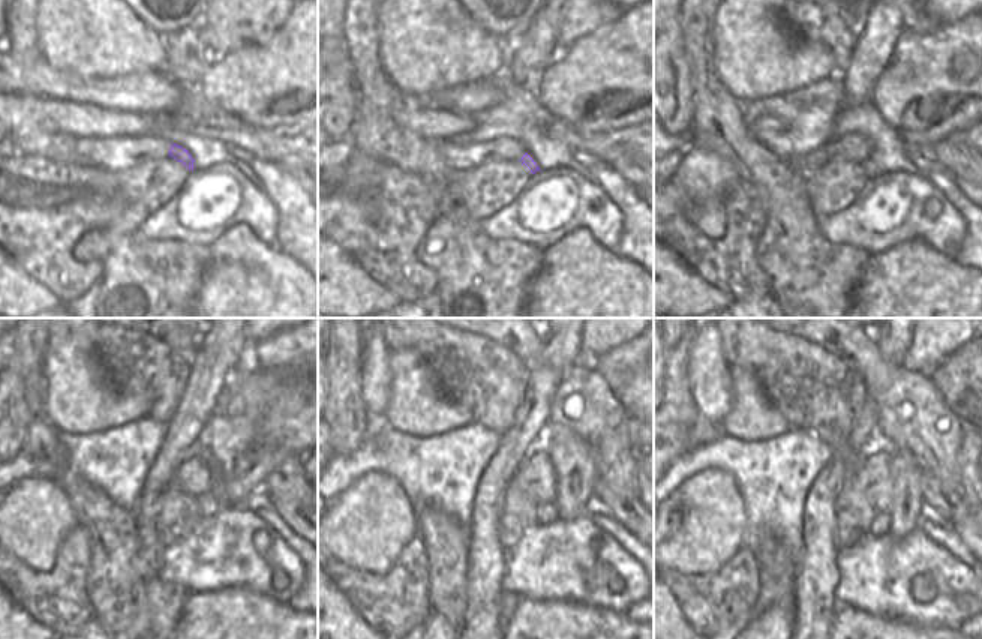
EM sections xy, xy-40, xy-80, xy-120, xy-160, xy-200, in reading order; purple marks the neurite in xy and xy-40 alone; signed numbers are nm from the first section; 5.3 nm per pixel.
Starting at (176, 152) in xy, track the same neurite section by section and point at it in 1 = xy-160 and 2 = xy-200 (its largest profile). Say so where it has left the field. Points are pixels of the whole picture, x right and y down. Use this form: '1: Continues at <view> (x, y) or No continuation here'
1: Continues at xy-160 (544, 513)
2: Continues at xy-200 (882, 522)

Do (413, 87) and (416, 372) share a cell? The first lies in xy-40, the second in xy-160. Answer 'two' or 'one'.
one

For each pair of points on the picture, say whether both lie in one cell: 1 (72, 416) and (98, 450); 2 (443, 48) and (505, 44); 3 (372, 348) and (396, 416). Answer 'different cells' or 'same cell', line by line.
1: different cells
2: different cells
3: different cells

